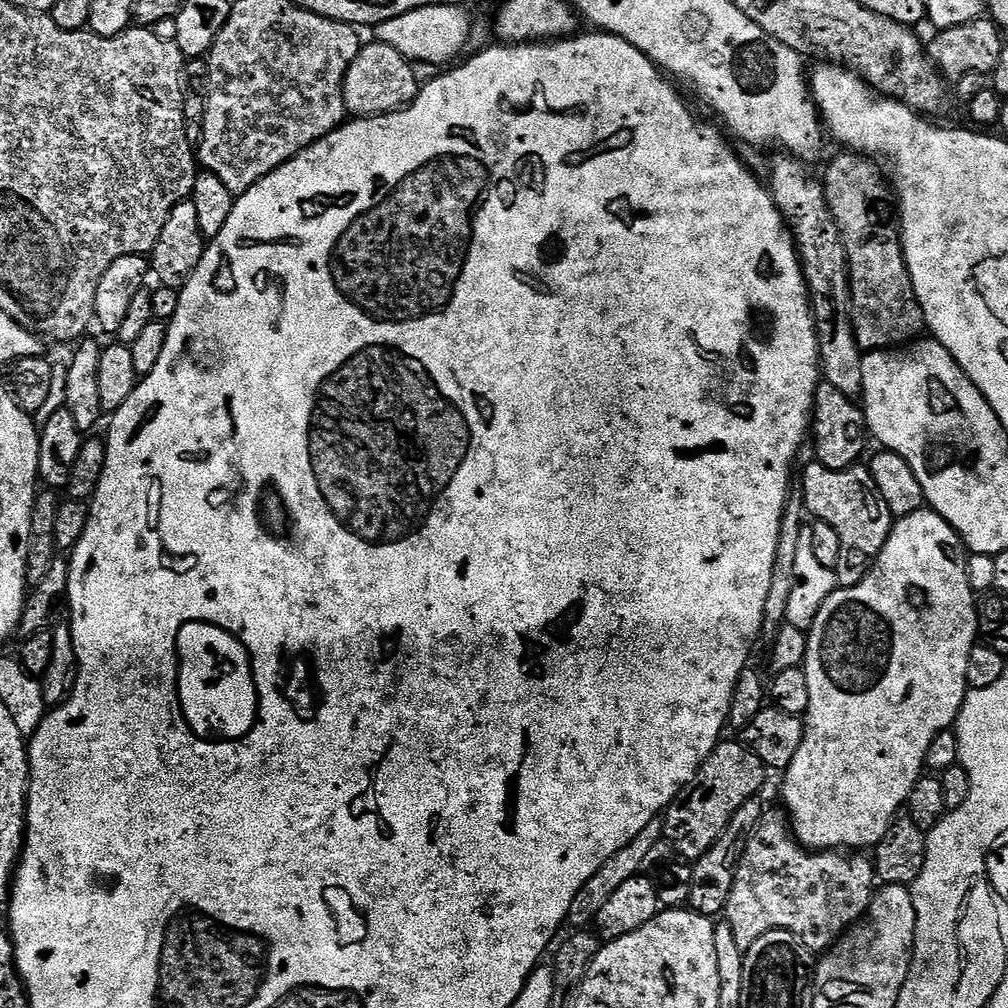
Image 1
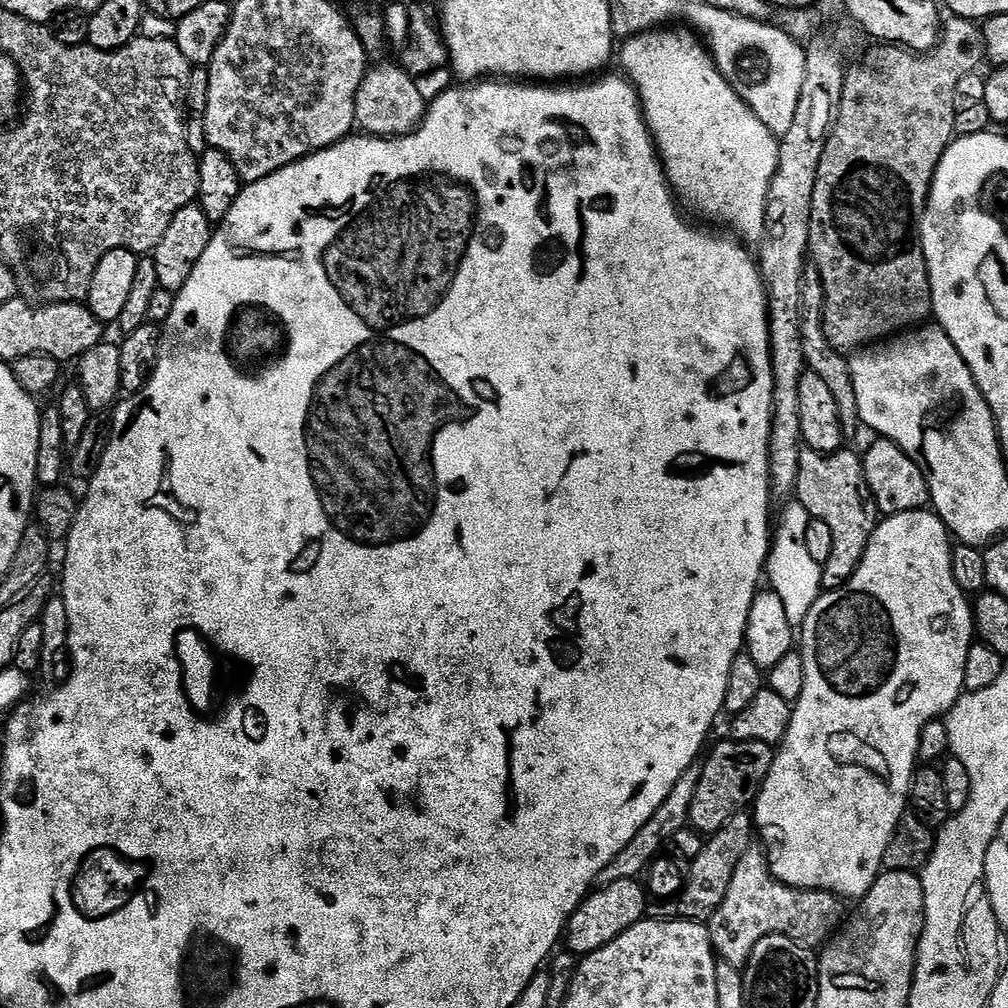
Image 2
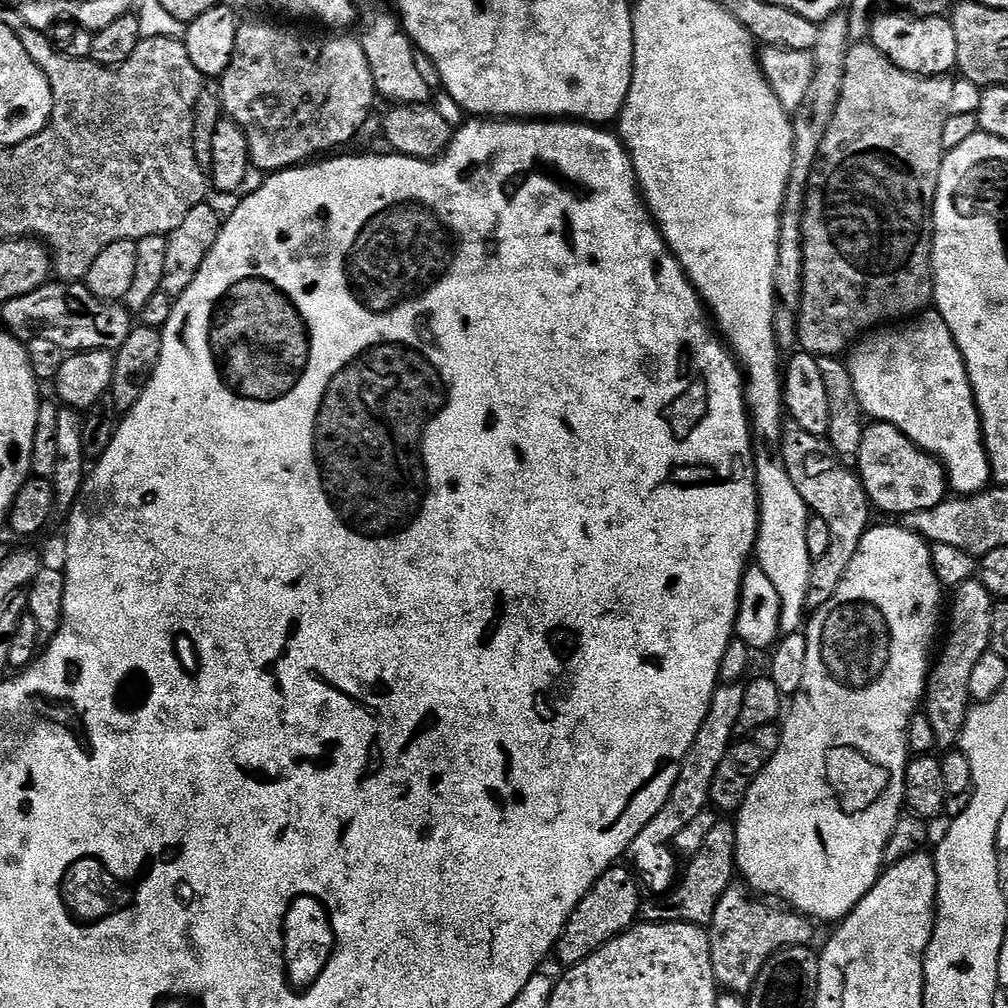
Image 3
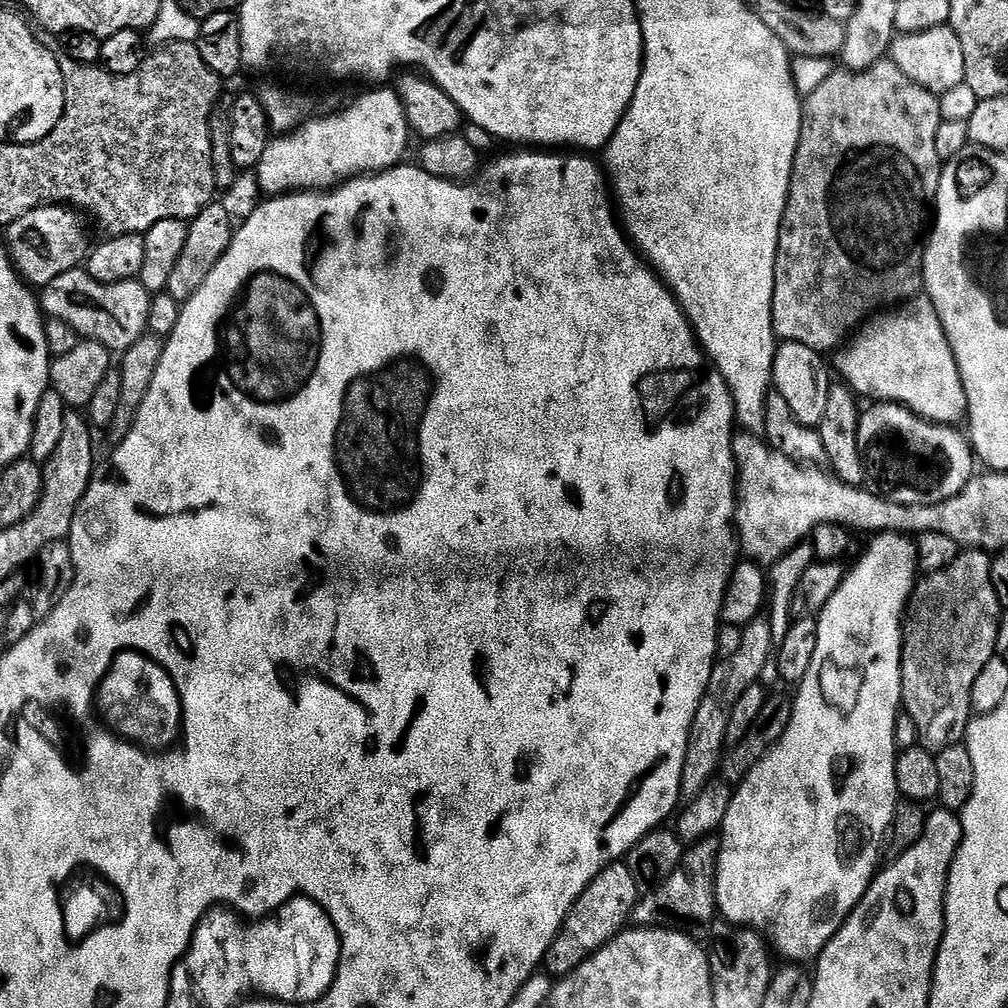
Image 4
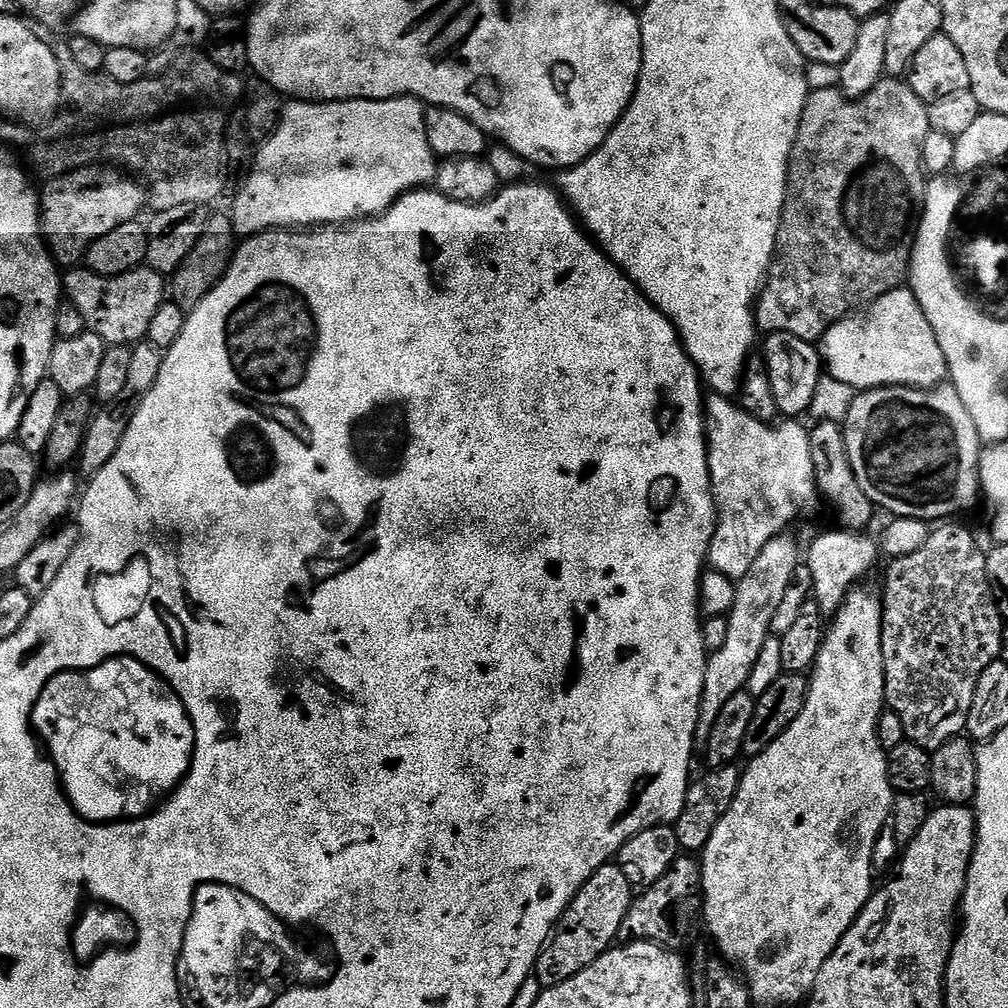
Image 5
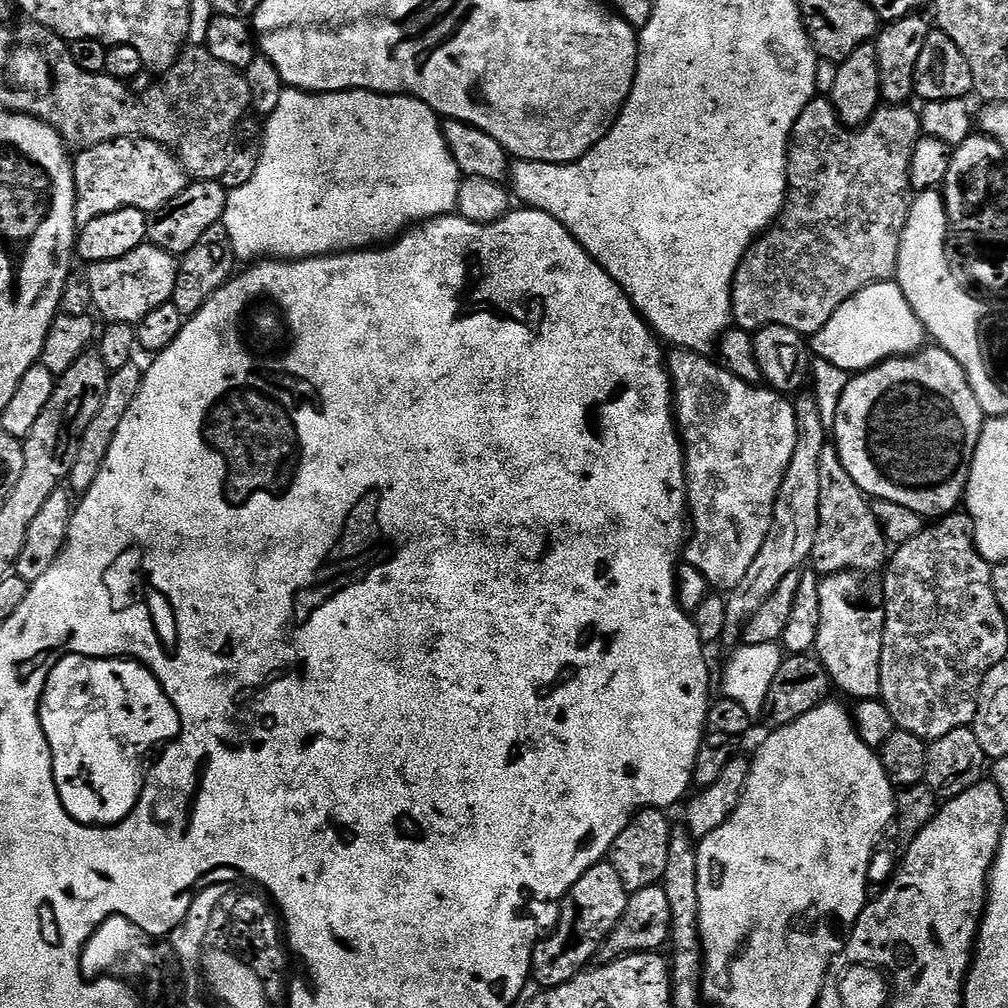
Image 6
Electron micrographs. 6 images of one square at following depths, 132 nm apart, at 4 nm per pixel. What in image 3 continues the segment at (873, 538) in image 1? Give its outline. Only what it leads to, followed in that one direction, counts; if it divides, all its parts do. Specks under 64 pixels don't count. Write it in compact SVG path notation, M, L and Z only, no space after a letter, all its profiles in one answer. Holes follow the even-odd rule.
M788 422L782 429L781 442L782 458L786 458L790 482L794 482L798 494L802 494L809 513L822 518L826 526L830 526L830 546L826 549L826 554L822 554L822 558L813 563L810 586L806 590L806 609L813 613L826 606L826 602L834 598L834 590L842 586L842 578L846 570L850 570L850 562L854 562L854 554L858 554L858 546L868 533L870 505L859 475L849 465L836 459L827 439Z

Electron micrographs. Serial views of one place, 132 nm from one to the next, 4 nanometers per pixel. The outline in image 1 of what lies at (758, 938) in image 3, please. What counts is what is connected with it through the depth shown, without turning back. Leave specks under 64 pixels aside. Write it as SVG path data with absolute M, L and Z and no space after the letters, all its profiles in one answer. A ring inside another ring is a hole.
M769 807L760 825L752 831L734 874L734 886L722 913L741 950L746 950L767 932L792 932L813 954L824 954L863 917L878 888L873 861L864 854L841 854L836 850L809 850L799 843L779 807Z

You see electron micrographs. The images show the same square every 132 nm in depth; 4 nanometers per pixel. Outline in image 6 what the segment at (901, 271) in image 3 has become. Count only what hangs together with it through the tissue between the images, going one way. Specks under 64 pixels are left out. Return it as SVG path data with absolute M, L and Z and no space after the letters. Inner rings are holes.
M814 98L808 103L794 126L791 140L788 141L788 195L784 201L784 208L773 220L772 227L749 248L732 279L732 319L735 327L755 334L766 326L786 326L786 330L794 330L800 336L811 338L822 330L822 326L826 326L826 322L830 322L830 318L834 318L834 310L838 310L842 302L858 294L858 290L871 284L881 284L882 281L892 280L895 277L898 250L914 199L910 186L910 154L914 154L914 146L919 142L921 135L920 113L915 107L912 109L912 106L902 104L881 106L857 130L843 124L831 99Z

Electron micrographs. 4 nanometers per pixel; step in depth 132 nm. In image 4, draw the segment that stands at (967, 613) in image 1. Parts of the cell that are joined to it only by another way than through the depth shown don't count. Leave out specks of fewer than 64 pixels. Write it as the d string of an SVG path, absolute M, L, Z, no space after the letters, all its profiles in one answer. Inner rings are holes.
M876 534L871 537L872 540L868 544L868 549L860 556L860 561L853 568L847 569L843 582L838 586L838 590L834 590L834 598L830 598L830 602L826 602L826 606L818 613L816 625L818 626L818 646L814 646L814 662L810 662L810 670L806 670L806 678L795 689L796 696L792 700L792 717L790 718L790 726L786 726L786 734L782 734L779 740L769 752L764 755L758 762L758 766L754 766L754 770L750 770L750 774L746 774L746 778L741 784L735 785L732 793L732 801L730 802L730 810L726 810L726 818L724 819L724 827L718 833L720 841L720 853L716 859L716 907L719 915L723 917L729 924L738 924L742 928L754 928L763 930L766 933L766 939L774 949L777 957L785 956L783 959L788 962L809 962L815 961L823 952L824 947L834 938L834 934L838 934L838 930L848 920L851 914L860 904L860 899L868 892L868 887L872 885L872 877L878 871L880 860L880 847L886 844L886 837L889 835L892 819L894 818L894 810L898 803L898 793L896 790L896 758L898 749L894 742L894 726L896 718L902 711L902 666L900 659L902 658L902 646L904 645L904 617L908 607L908 599L912 597L912 590L916 586L918 579L918 565L916 563L916 549L911 539L905 538L900 534Z

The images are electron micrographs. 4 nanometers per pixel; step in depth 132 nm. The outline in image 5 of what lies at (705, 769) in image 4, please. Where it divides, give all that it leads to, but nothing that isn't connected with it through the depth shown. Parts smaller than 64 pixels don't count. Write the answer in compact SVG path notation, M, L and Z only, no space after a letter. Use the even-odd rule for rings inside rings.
M792 534L775 536L766 544L762 554L758 554L754 566L750 566L748 573L737 583L734 606L727 615L730 630L726 633L726 643L709 655L706 666L706 682L702 686L700 699L700 720L696 724L697 745L707 744L722 706L726 706L734 694L747 689L751 671L758 665L763 647L772 636L774 614L782 598L786 598L786 586L790 586L790 578L794 578L794 570L801 562L802 548L796 545Z

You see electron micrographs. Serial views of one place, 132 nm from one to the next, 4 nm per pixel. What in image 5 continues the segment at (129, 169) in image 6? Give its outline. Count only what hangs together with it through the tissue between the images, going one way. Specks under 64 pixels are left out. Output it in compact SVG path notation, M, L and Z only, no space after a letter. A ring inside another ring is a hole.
M112 166L76 168L57 175L45 188L42 188L42 232L46 237L52 259L56 261L57 265L79 265L87 257L88 248L94 241L110 234L110 230L118 230L118 226L133 223L139 217L136 215L143 210L144 204L146 208L145 189L131 175L128 177L123 174L128 175Z

